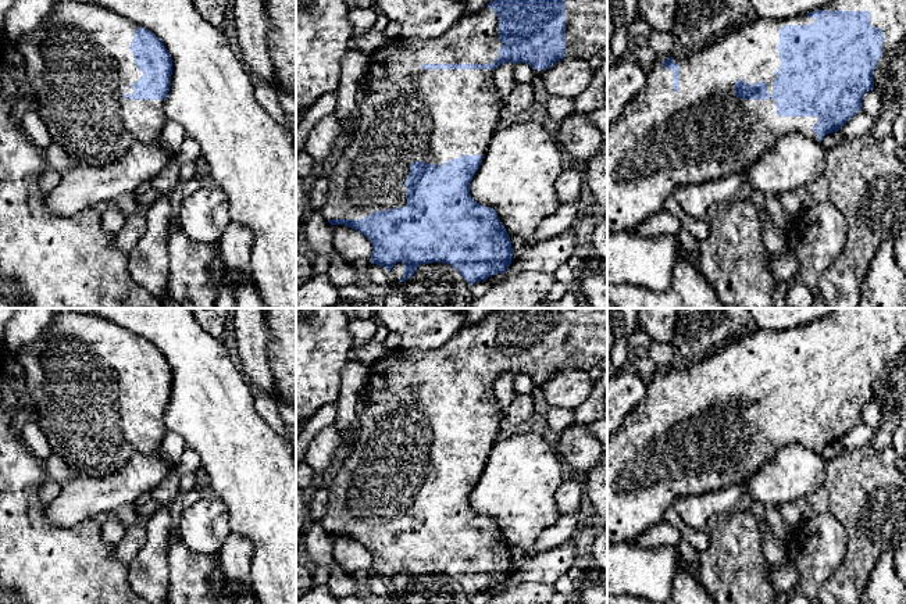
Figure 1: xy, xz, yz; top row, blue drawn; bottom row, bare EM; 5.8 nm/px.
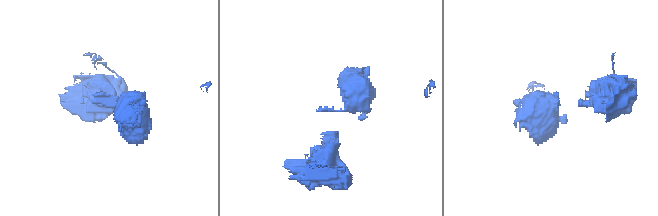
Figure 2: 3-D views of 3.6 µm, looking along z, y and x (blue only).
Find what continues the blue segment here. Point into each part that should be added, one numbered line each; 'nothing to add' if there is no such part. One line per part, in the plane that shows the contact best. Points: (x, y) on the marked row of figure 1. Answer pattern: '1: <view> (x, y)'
1: yz (664, 139)

